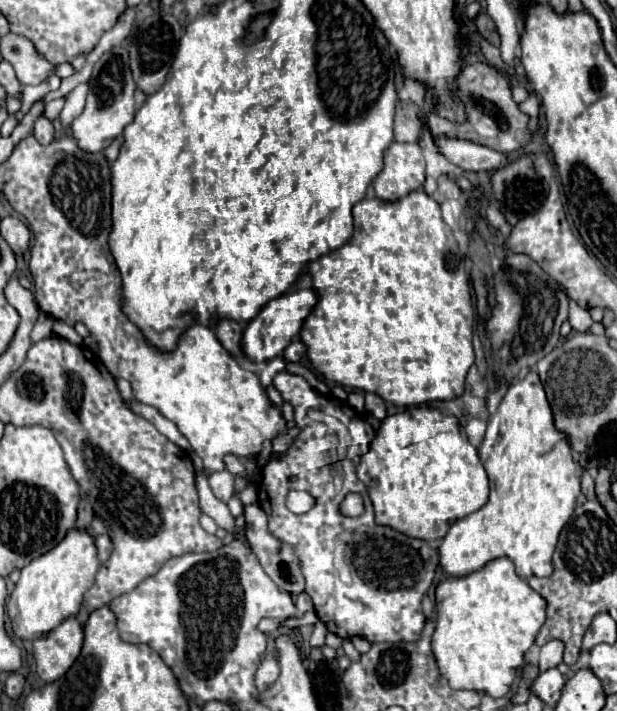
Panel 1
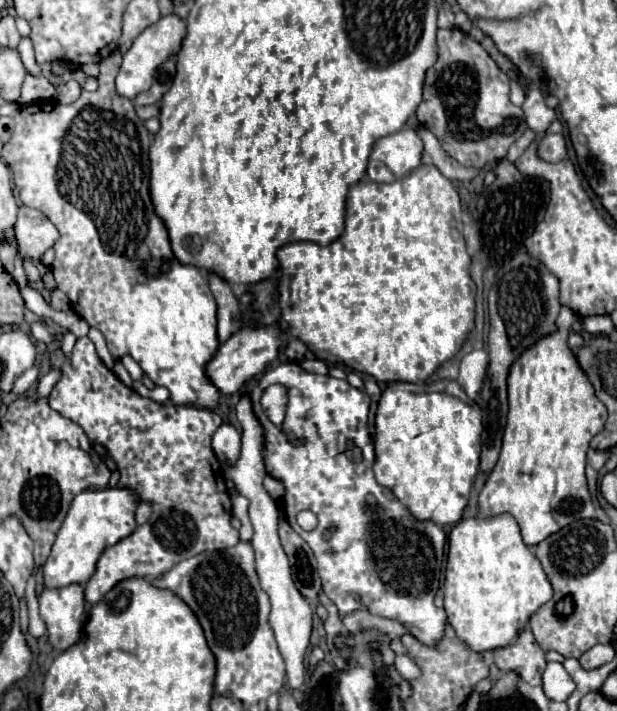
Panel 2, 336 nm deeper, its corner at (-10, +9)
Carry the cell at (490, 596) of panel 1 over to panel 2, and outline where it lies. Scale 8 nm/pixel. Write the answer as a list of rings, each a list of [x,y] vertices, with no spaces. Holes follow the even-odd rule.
[[[512,515],[462,519],[450,531],[444,581],[444,609],[456,637],[476,653],[512,645],[528,619],[554,591],[540,561],[524,545]]]

